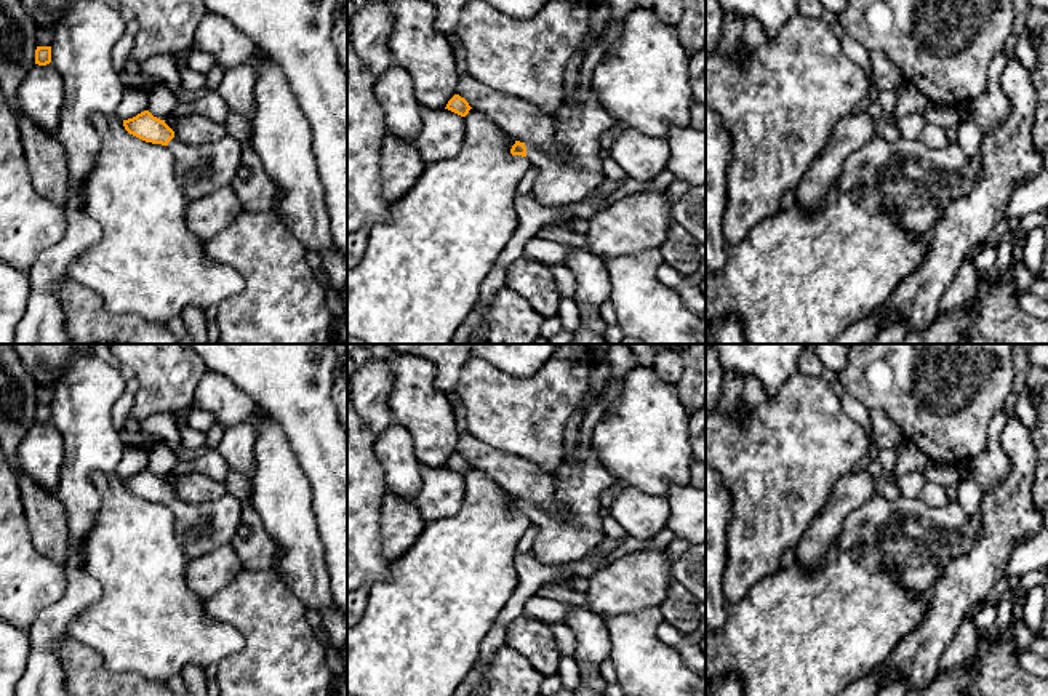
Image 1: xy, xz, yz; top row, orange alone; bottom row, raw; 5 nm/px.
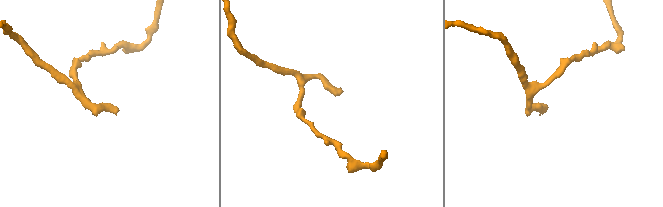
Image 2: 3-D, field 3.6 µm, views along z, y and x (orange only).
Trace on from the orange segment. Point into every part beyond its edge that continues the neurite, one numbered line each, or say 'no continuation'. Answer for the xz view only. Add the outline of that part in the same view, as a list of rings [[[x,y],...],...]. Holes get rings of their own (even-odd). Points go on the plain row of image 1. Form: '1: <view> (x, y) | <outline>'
1: xz (578, 484) | [[[576,443],[571,456],[563,459],[562,466],[554,472],[555,499],[570,518],[557,518],[536,502],[525,501],[526,518],[534,526],[530,555],[542,566],[565,568],[594,554],[598,542],[605,538],[598,515],[600,494],[616,483],[618,478],[600,464],[595,448],[590,445],[586,453],[581,453]]]

